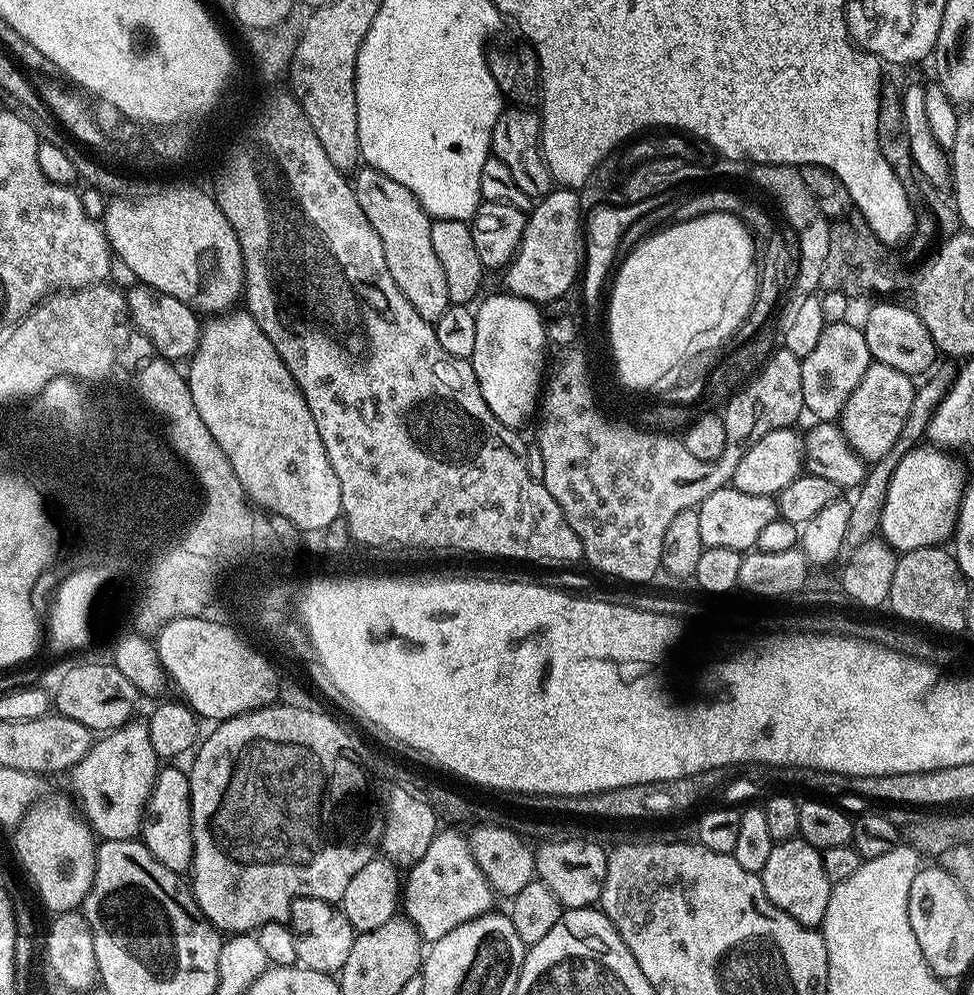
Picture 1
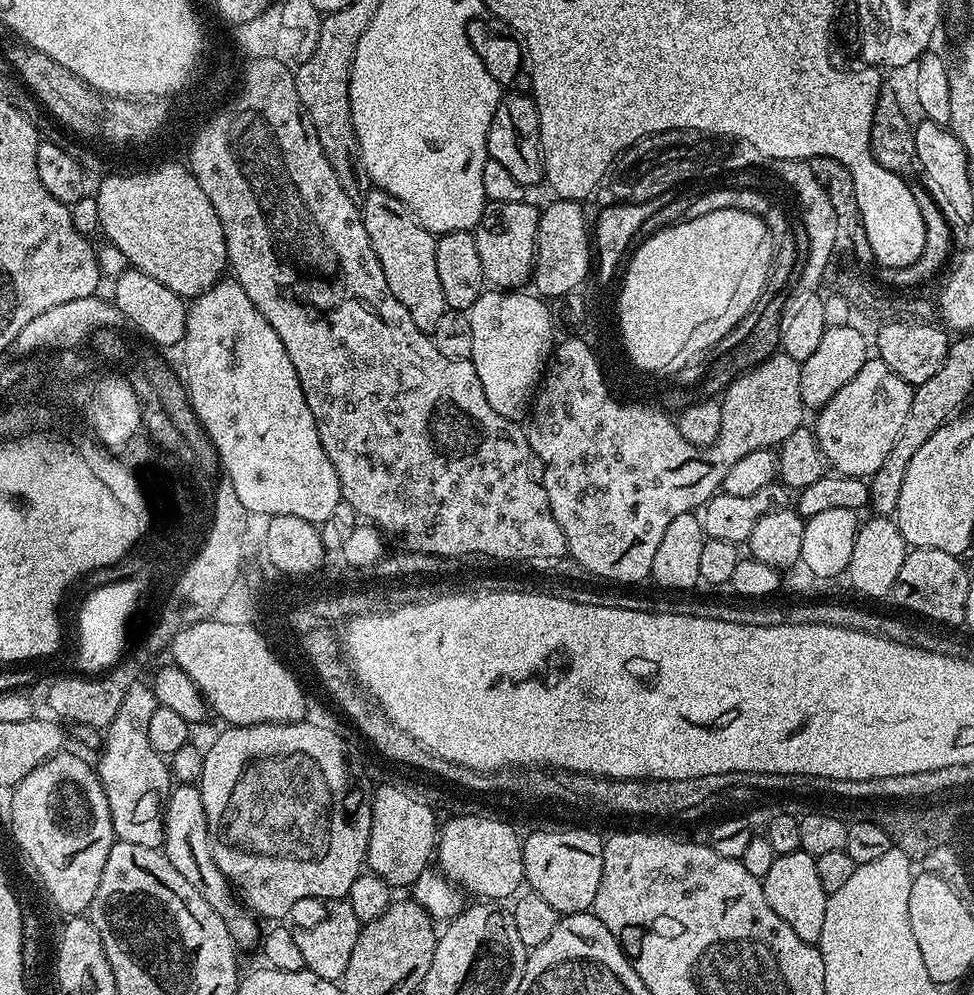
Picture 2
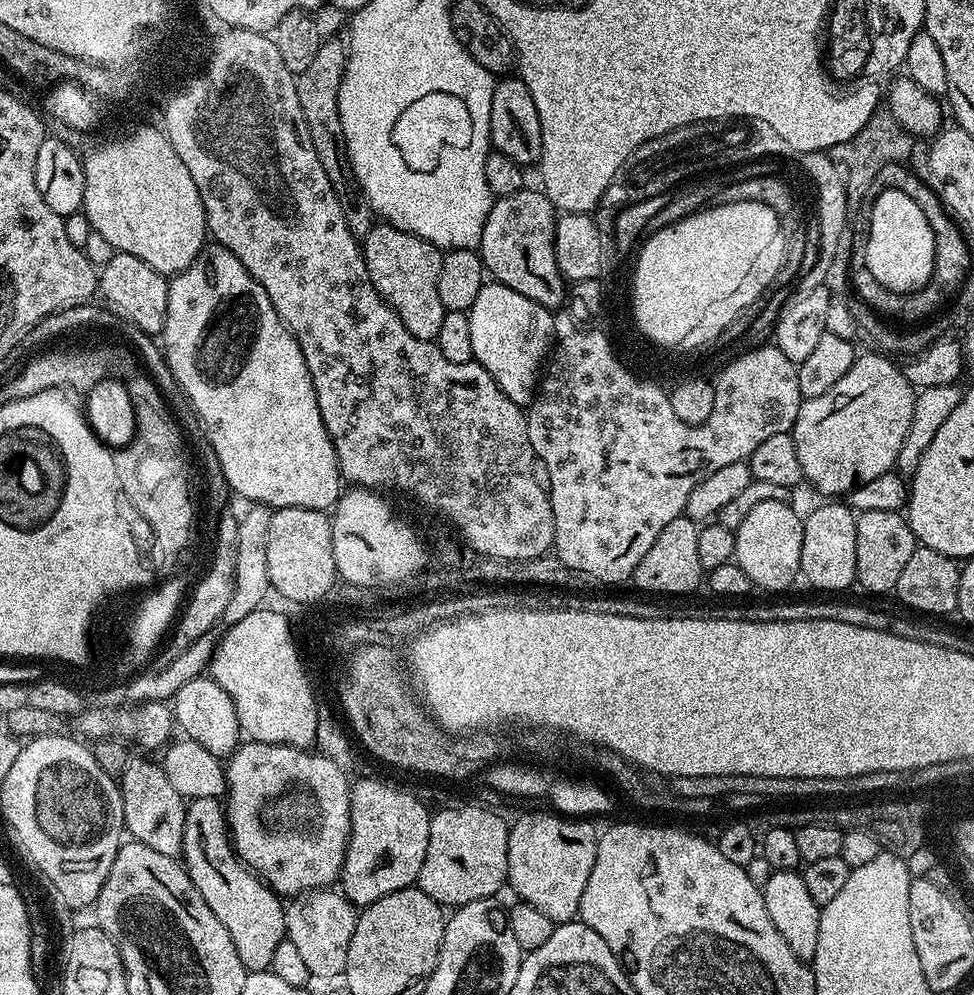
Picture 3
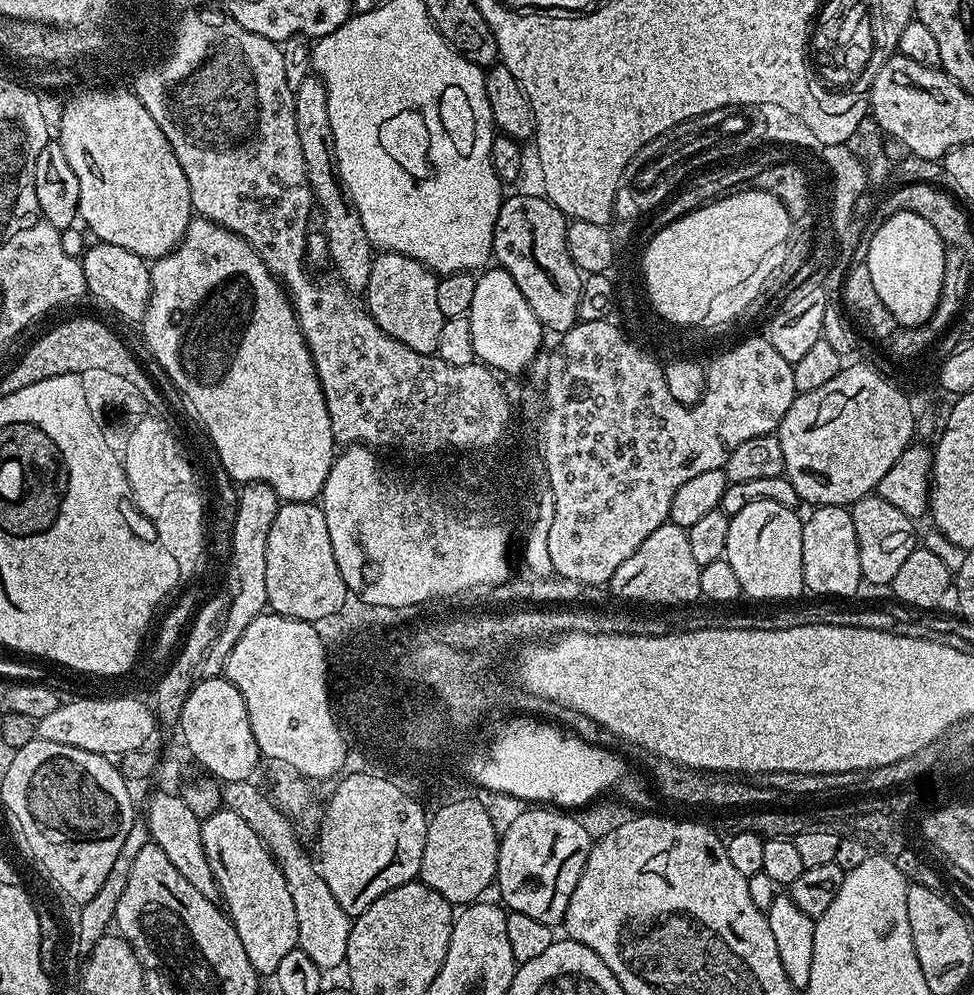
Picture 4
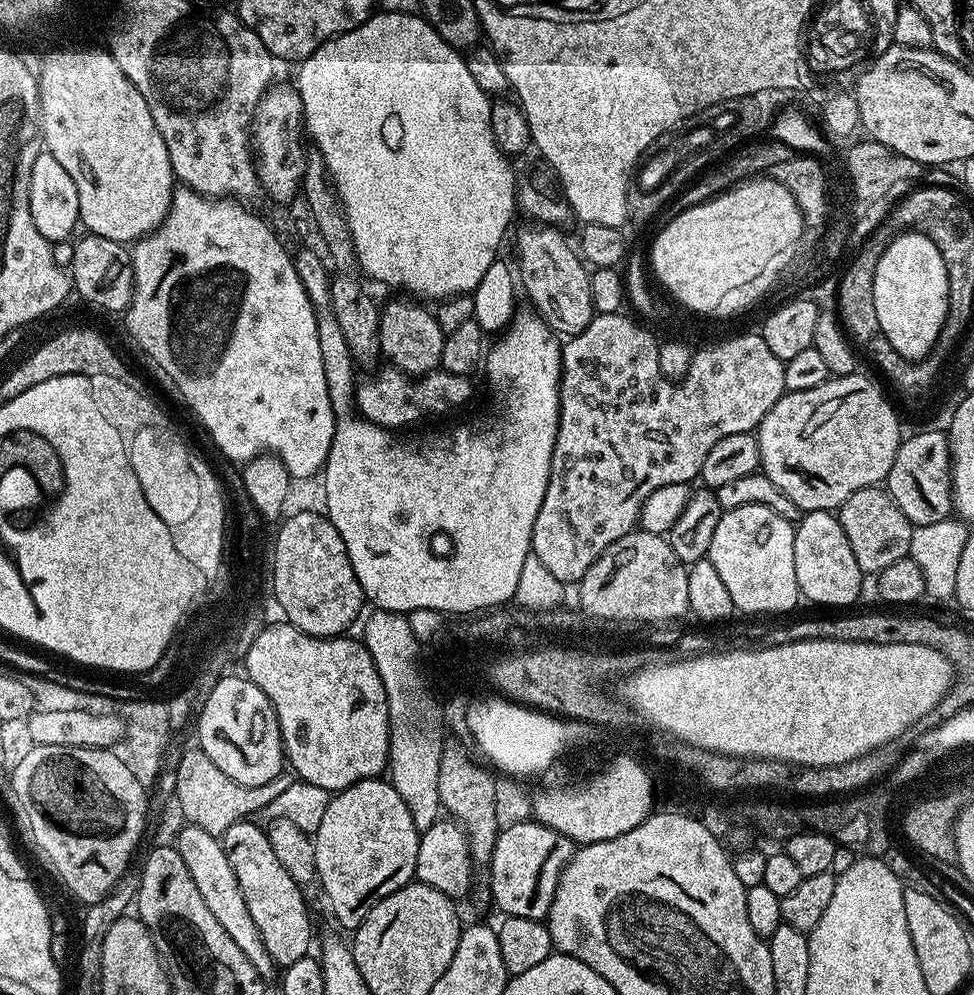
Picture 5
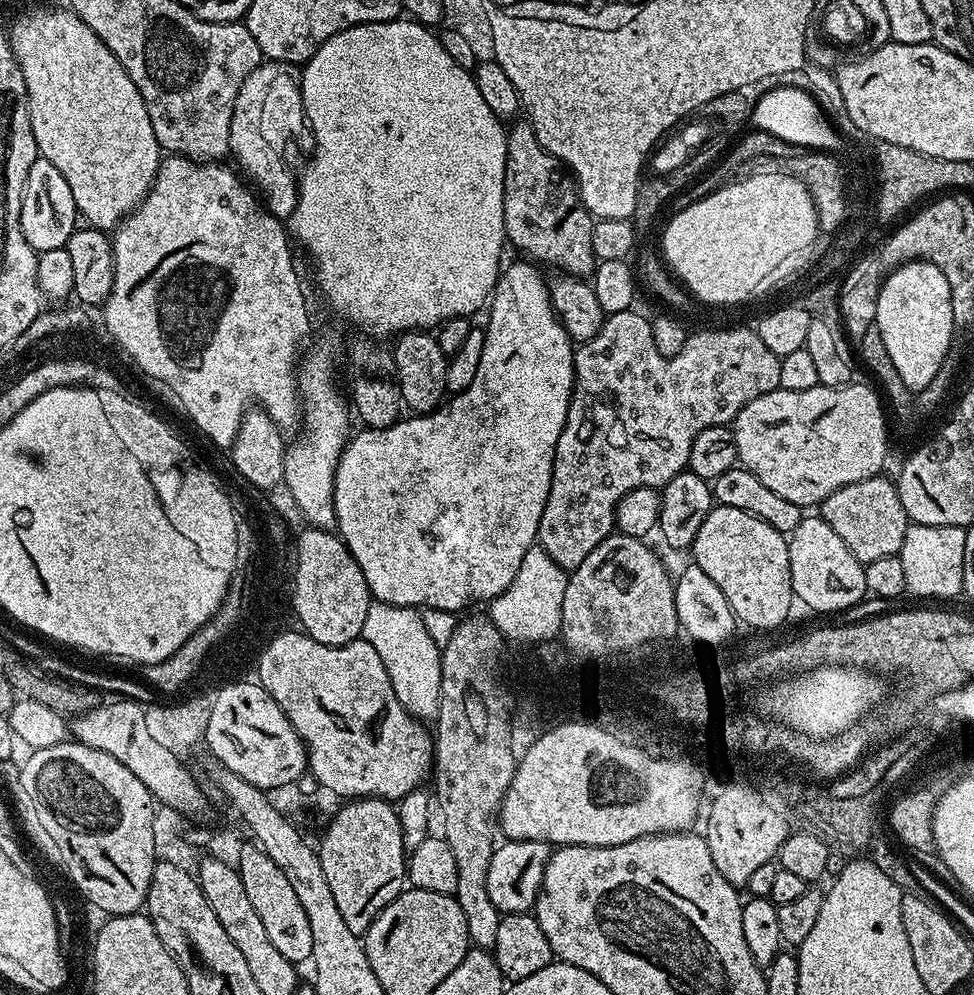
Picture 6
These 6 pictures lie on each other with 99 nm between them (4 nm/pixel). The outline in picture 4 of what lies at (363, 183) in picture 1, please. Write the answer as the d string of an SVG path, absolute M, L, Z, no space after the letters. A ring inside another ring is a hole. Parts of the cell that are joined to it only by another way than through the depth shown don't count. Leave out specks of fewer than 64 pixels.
M380 252L372 261L366 289L366 307L386 334L418 354L431 356L438 350L444 315L438 306L438 276L422 262L397 252Z

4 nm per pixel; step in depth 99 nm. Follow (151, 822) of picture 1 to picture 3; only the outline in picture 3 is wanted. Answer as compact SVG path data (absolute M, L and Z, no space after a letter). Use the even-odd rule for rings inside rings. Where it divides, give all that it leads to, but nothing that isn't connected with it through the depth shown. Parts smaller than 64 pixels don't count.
M198 798L185 807L182 863L188 872L188 877L194 882L198 894L202 894L202 898L206 898L206 906L210 906L210 910L214 910L218 922L222 922L222 926L226 926L226 930L234 942L234 950L238 950L238 958L242 958L242 966L249 972L269 971L272 967L274 950L278 950L278 942L282 942L286 938L286 918L284 917L286 904L269 884L265 884L237 856L228 830L228 817L219 799Z

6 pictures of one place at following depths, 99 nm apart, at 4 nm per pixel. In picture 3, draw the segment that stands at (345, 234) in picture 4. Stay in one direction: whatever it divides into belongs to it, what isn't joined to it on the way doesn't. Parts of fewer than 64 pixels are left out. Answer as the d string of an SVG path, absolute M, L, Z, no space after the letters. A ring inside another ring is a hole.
M325 39L314 62L296 76L296 89L298 106L302 106L302 118L306 122L310 142L314 142L314 150L322 162L322 170L326 170L326 178L330 178L330 186L334 186L334 194L338 196L338 202L346 216L346 226L350 226L353 236L363 238L373 226L374 213L352 174L352 163L348 160L348 147L344 145L342 134L342 118L338 114L338 90L344 77L346 61L348 50L345 41Z

